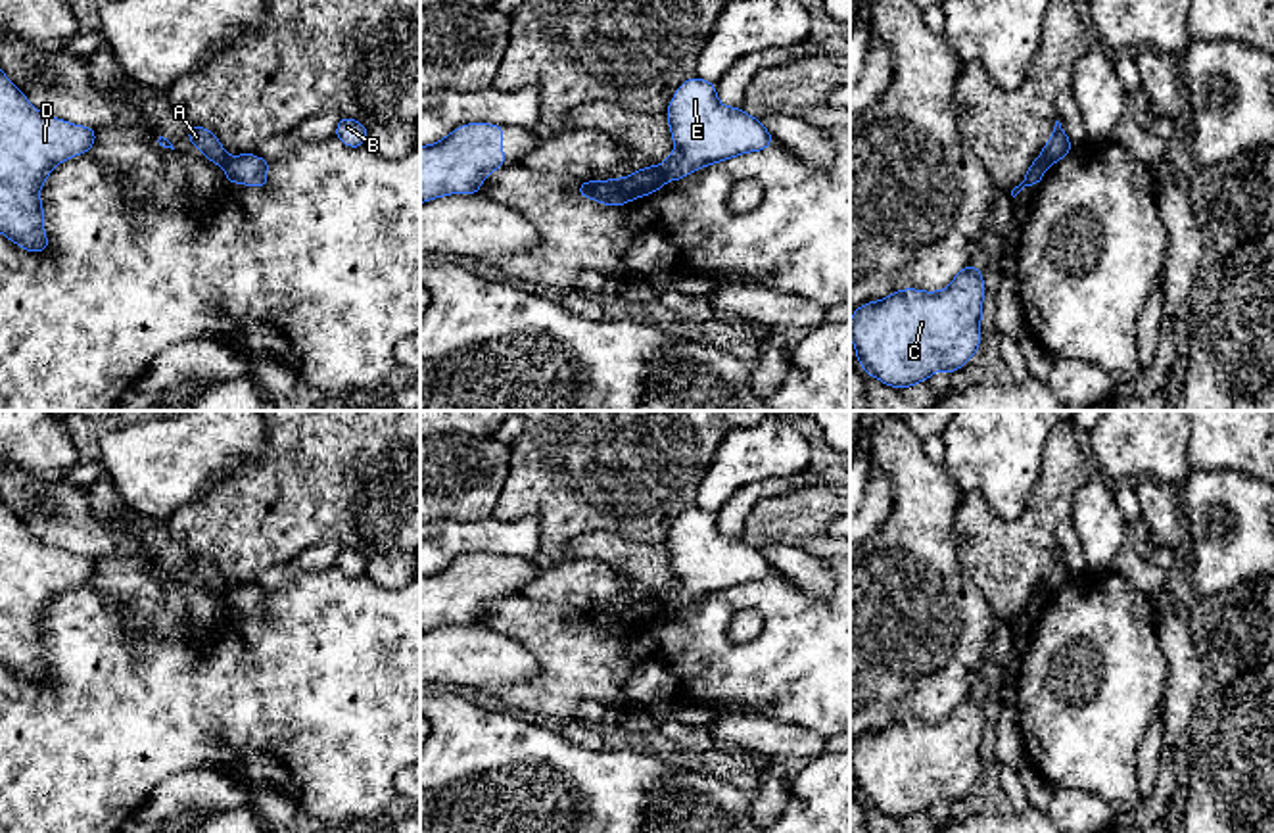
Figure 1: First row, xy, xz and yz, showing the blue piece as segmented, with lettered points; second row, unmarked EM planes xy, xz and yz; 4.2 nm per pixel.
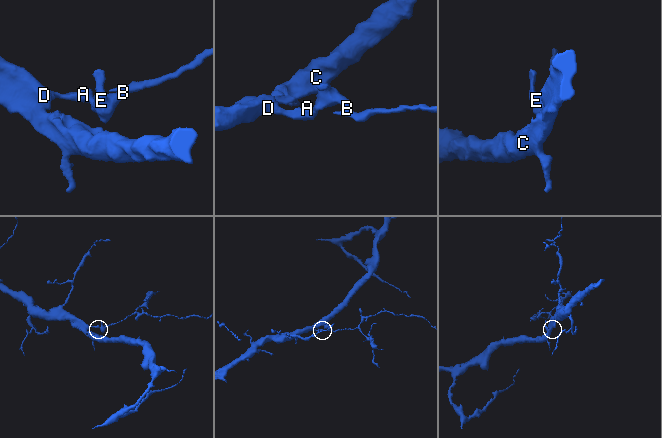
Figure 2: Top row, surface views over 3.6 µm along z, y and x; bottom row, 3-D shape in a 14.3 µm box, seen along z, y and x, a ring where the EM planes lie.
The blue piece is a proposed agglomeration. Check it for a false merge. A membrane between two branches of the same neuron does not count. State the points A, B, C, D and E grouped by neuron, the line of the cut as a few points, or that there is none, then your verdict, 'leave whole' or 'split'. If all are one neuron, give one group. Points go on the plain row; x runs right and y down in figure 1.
groups A C D / B E; cut xz (655, 597), (666, 609); split

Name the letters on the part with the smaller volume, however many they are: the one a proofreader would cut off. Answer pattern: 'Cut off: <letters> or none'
Cut off: B, E

